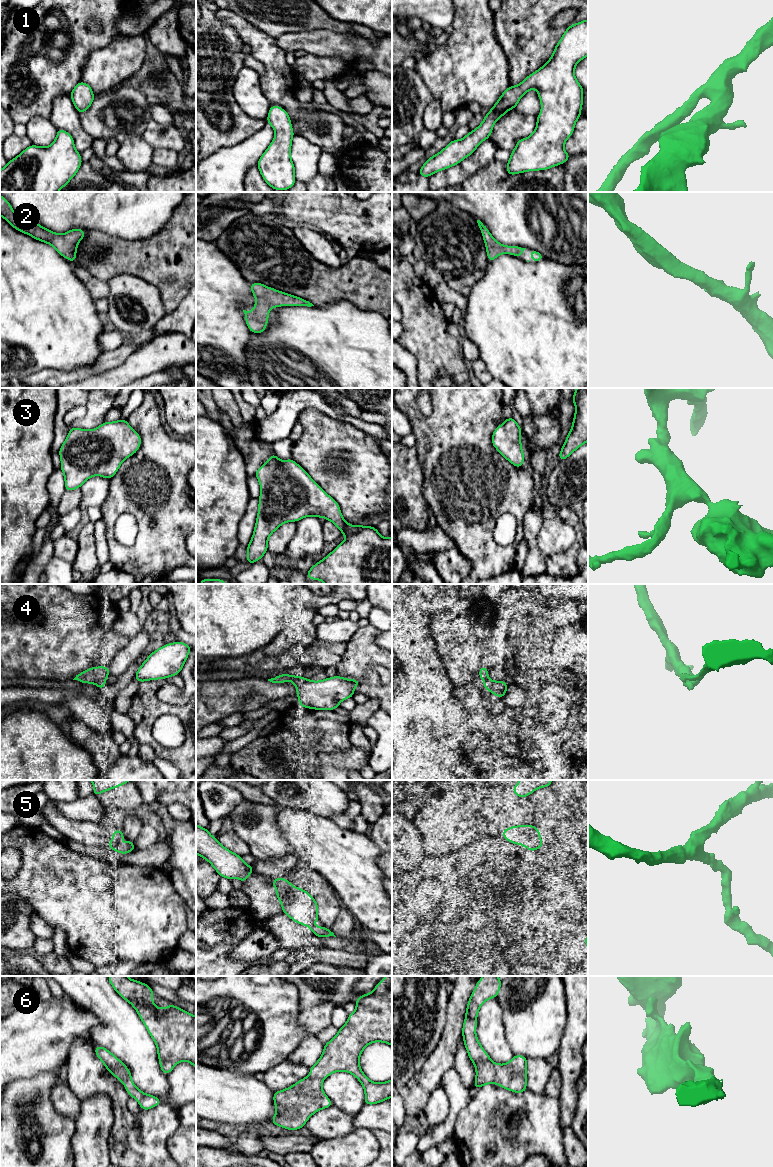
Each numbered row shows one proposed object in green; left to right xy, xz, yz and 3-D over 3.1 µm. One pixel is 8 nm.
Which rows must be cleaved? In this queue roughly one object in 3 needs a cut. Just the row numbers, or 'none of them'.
4

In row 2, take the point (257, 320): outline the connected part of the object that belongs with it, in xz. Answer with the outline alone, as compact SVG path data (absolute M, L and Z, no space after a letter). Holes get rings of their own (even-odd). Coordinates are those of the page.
M250 283L252 294L256 298L253 311L243 310L246 324L252 333L262 333L268 323L268 311L278 306L314 306L309 301L296 297L276 289L267 287L261 283Z

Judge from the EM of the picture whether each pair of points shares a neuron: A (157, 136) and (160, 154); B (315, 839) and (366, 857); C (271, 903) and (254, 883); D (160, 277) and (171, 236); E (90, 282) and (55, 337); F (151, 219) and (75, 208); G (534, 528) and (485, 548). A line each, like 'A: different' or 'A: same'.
A: different
B: same
C: same
D: same
E: different
F: same
G: different

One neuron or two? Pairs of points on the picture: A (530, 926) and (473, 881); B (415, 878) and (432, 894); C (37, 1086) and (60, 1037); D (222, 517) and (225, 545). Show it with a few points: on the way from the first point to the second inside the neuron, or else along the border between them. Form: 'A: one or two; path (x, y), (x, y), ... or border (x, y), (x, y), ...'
A: one; path (516, 912), (504, 909), (486, 895)
B: two; border (422, 879), (415, 892), (407, 901)
C: two; border (57, 1075), (38, 1073), (30, 1077), (21, 1078)
D: one; path (222, 524), (222, 538)

